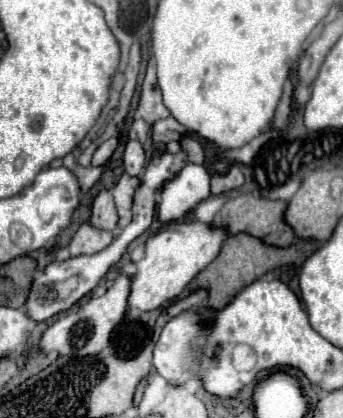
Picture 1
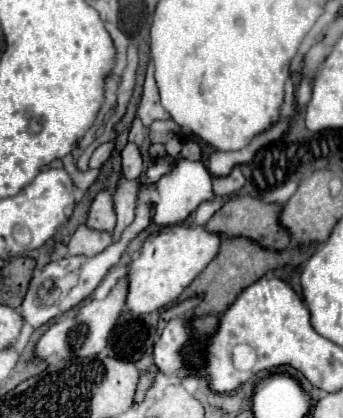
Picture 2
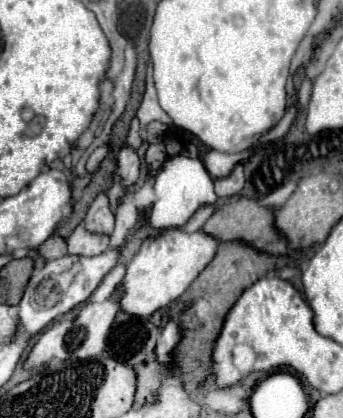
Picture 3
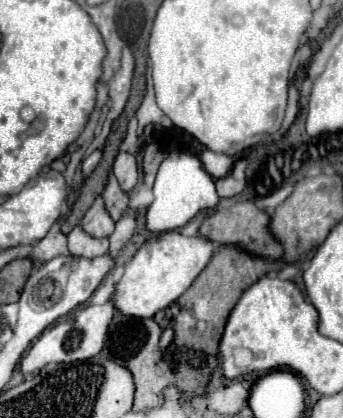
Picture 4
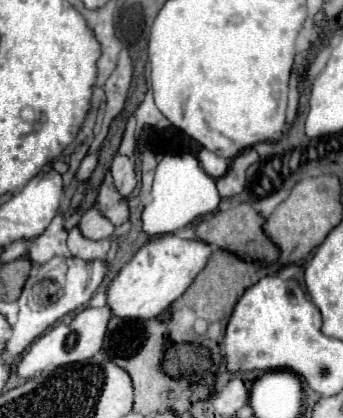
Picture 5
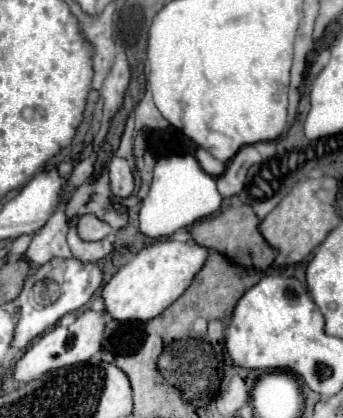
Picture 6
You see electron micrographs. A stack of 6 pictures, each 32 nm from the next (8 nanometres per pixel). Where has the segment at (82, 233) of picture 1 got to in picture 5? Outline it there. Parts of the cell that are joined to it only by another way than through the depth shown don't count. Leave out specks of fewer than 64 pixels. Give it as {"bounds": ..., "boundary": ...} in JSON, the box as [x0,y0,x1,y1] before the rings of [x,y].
{"bounds":[68,228,110,260],"boundary":[[[72,228],[68,232],[68,248],[72,252],[72,256],[82,258],[82,260],[98,260],[104,258],[110,250],[110,240],[88,240],[84,236],[80,236],[78,228]]]}

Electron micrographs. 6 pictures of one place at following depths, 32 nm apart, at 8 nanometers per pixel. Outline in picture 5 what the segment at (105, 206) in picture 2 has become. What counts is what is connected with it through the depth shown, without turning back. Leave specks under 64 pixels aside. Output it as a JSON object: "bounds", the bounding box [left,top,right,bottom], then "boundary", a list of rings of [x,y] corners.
{"bounds":[78,208,114,240],"boundary":[[[90,208],[90,210],[82,216],[78,228],[80,228],[82,236],[84,236],[84,238],[90,238],[90,240],[110,238],[112,232],[114,232],[114,226],[112,226],[104,216],[100,216],[94,208]]]}

